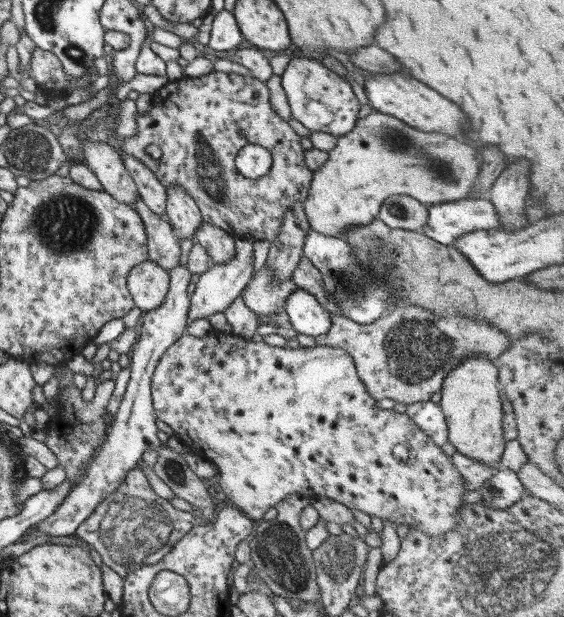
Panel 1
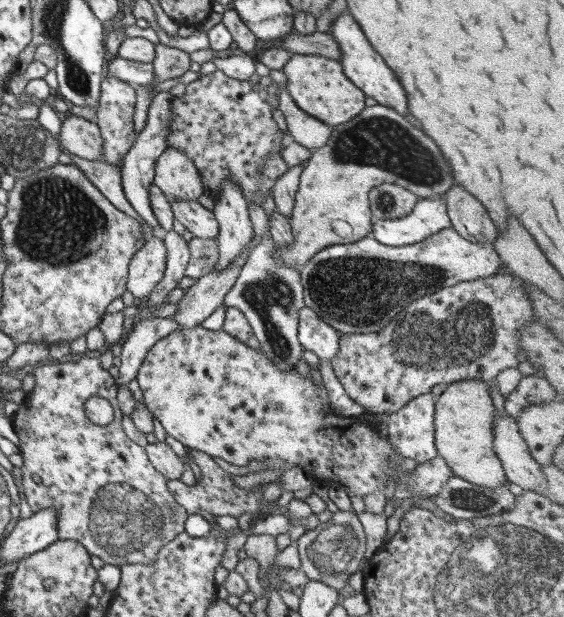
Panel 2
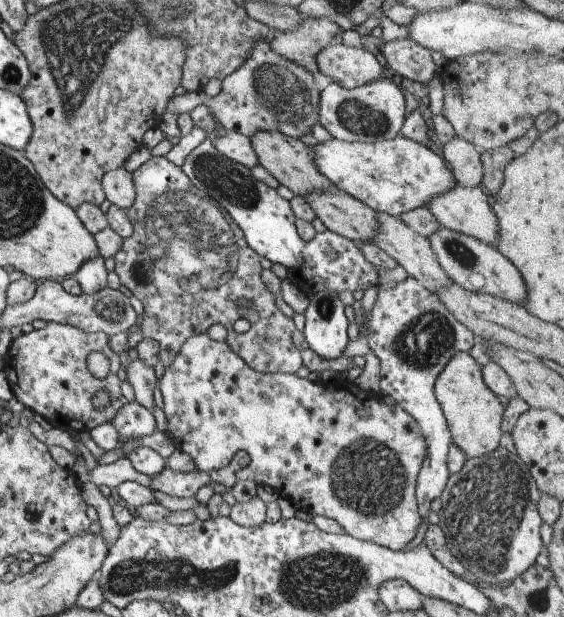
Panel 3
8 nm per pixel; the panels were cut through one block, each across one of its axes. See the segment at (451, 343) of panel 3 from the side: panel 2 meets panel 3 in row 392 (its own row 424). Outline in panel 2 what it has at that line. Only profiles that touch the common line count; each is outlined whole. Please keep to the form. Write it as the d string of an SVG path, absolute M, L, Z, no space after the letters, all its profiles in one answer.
M429 393L416 396L405 406L389 413L386 439L399 456L419 463L436 455L434 445L434 402Z

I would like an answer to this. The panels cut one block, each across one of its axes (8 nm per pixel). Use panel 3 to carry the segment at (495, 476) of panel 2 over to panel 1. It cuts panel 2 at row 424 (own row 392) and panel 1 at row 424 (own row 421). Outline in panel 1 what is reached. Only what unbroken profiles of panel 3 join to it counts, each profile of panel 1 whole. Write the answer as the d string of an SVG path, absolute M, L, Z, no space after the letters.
M469 354L447 372L440 395L438 404L445 418L447 442L453 444L457 453L479 464L493 466L498 462L504 440L501 428L503 397L497 384L497 365L483 354Z

